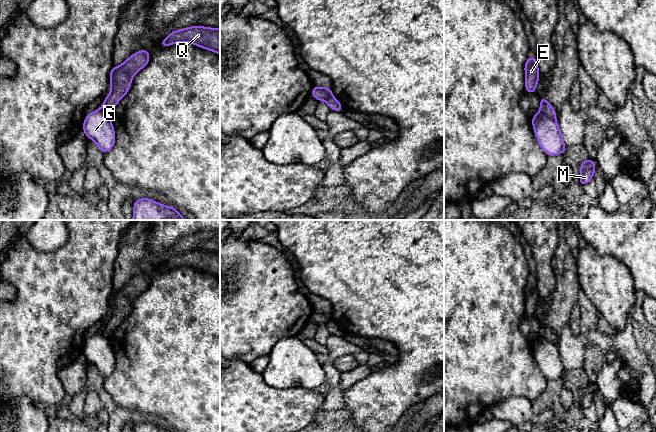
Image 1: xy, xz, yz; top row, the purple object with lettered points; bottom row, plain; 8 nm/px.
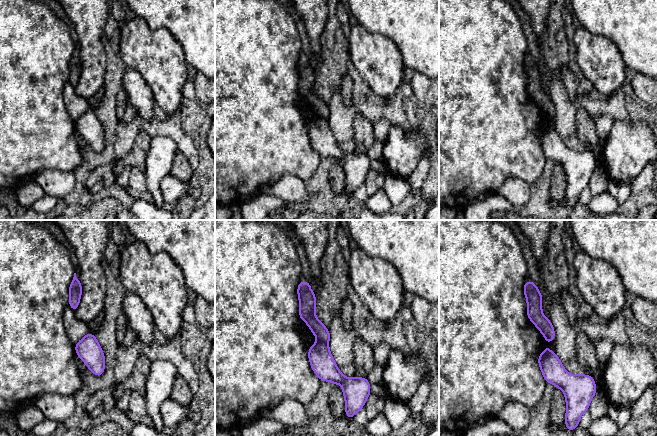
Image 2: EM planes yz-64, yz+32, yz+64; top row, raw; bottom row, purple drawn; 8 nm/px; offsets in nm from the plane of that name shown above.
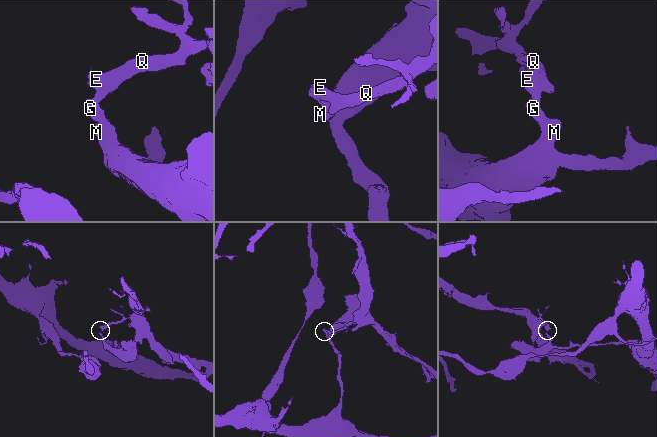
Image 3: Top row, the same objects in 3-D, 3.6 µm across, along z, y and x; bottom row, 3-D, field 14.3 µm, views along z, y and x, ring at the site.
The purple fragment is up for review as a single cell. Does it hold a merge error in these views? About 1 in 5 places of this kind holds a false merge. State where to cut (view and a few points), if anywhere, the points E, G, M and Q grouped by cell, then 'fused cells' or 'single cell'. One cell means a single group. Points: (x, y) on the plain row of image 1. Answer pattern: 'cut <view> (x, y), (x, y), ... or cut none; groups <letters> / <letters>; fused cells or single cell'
cut yz (540, 335), (554, 343); groups E Q / G M; fused cells

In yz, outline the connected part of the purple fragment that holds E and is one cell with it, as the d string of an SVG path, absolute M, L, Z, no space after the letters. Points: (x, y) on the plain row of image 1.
M527 281L525 290L525 314L530 318L535 318L535 312L538 309L540 297L536 281Z

